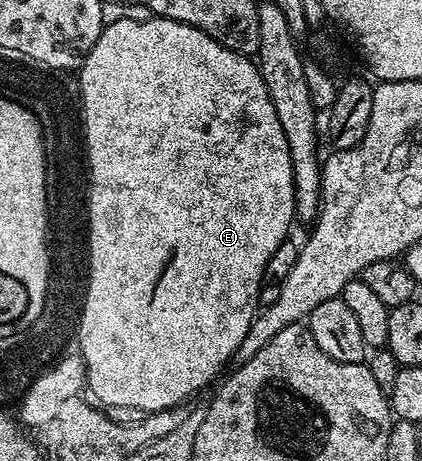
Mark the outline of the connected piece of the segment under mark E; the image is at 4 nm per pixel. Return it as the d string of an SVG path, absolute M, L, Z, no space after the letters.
M157 16L142 17L146 18L107 21L100 32L100 40L92 44L92 52L88 52L76 74L81 89L80 104L85 108L89 122L85 161L94 184L94 286L87 286L90 306L84 305L86 318L81 327L86 365L84 382L88 390L90 385L89 393L94 393L103 407L157 412L189 403L189 398L200 393L229 364L230 358L232 362L237 355L256 317L254 305L258 302L258 289L266 278L268 260L272 260L272 252L291 237L290 225L295 225L296 215L288 140L257 65L247 55L237 54L212 36L200 32L200 28Z

